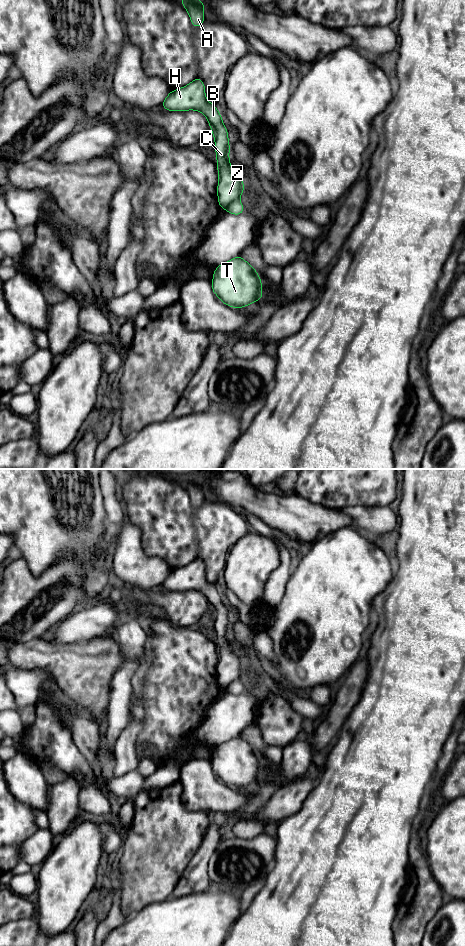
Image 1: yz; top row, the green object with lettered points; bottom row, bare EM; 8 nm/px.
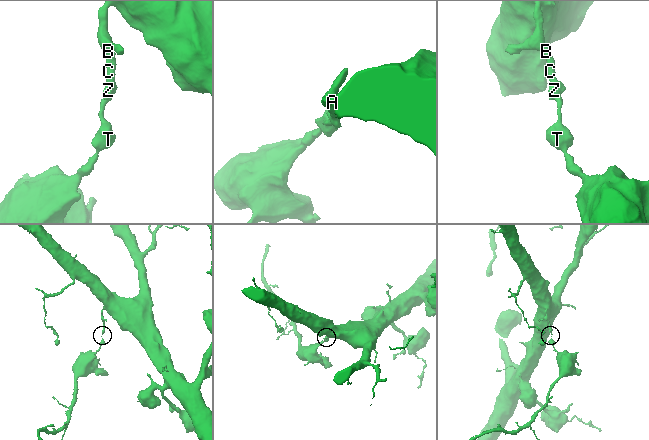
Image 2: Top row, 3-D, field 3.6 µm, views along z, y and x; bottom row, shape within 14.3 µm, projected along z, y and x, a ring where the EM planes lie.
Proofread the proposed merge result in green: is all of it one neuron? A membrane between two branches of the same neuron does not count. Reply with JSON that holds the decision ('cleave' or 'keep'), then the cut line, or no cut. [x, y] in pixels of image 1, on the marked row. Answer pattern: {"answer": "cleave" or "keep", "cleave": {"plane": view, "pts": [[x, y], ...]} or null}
{"answer": "cleave", "cleave": {"plane": "yz", "pts": [[237, 201], [232, 202], [226, 209]]}}

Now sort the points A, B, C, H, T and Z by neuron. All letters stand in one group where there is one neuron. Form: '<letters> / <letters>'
A B C H Z / T

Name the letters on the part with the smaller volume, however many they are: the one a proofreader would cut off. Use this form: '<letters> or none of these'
T

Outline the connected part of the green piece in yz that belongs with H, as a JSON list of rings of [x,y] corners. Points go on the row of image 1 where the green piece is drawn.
[[[196,78],[187,86],[169,92],[160,106],[168,111],[197,110],[206,116],[215,139],[219,173],[218,203],[222,209],[227,210],[231,203],[239,201],[244,183],[232,170],[229,161],[228,131],[216,106],[207,101],[203,81],[201,78]]]

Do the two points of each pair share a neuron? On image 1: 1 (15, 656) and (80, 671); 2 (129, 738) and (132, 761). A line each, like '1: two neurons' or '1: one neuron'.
1: one neuron
2: one neuron

